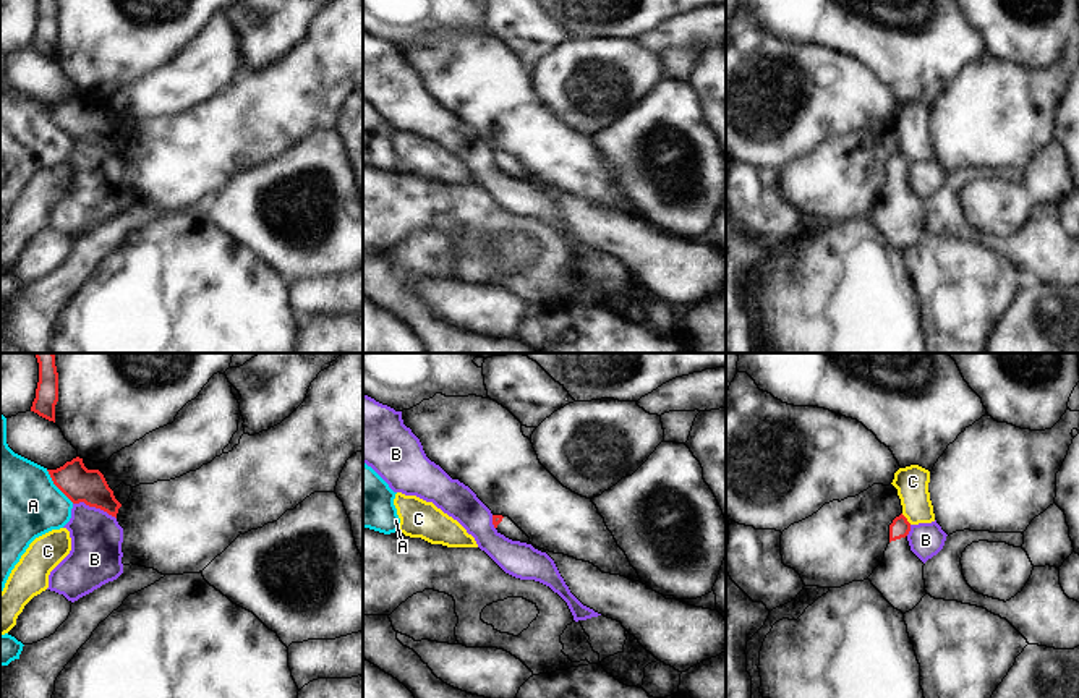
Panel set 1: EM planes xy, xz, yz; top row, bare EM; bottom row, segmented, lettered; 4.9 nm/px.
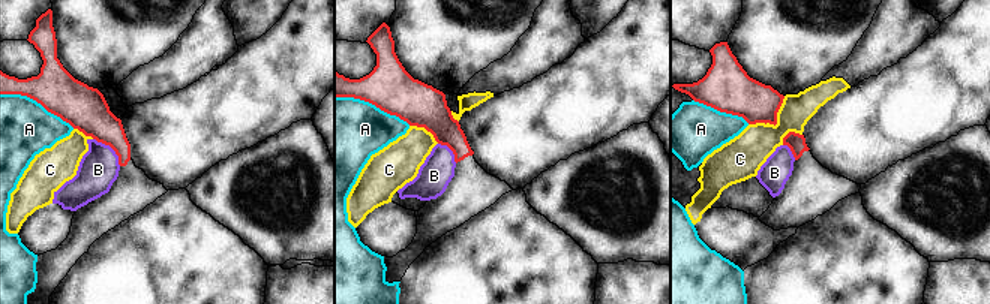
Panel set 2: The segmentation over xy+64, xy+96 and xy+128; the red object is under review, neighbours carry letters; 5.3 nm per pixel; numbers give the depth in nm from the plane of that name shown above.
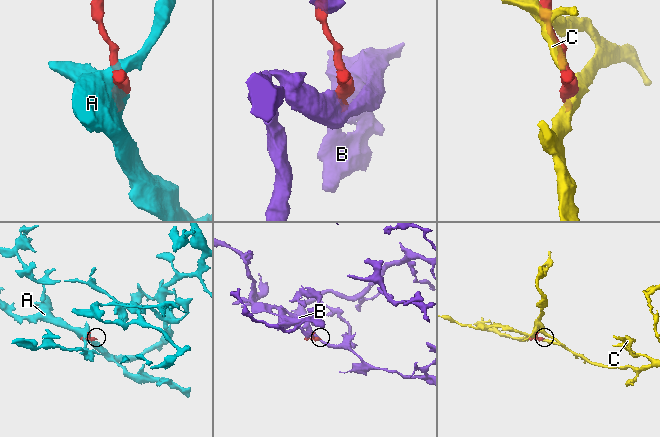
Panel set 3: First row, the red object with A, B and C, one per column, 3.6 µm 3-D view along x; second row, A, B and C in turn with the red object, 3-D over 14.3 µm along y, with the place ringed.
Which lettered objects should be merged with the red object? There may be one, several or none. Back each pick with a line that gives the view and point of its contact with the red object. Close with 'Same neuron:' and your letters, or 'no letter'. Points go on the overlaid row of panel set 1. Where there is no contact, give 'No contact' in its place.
Same neuron: no letter.

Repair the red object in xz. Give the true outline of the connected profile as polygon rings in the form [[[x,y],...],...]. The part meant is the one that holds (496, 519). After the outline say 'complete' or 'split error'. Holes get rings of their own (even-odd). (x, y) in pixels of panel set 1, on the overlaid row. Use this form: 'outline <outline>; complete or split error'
outline [[[493,515],[493,525],[505,538],[531,544],[530,538],[509,517]]]; split error

